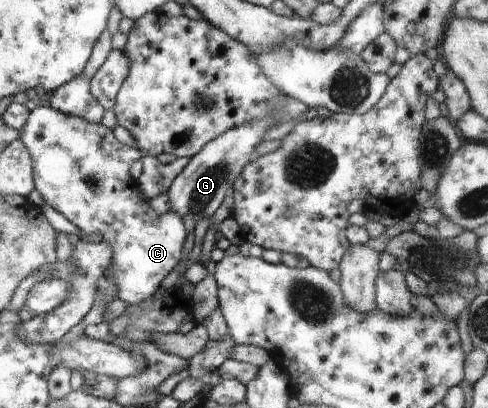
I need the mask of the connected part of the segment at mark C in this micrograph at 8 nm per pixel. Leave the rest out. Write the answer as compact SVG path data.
M38 104L28 114L20 138L33 160L35 190L41 194L46 204L63 214L87 236L101 234L102 240L111 244L111 274L117 284L116 297L129 305L141 304L151 298L163 278L181 262L187 230L177 212L157 214L149 203L139 196L139 181L131 177L131 164L142 157L139 150L119 142L112 129L101 122L87 122L83 118L53 110L51 106Z

